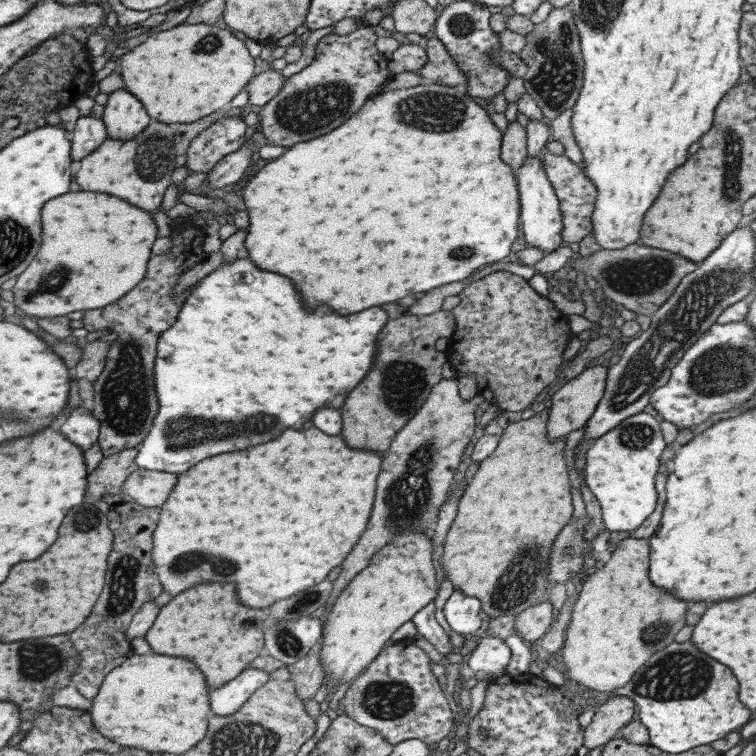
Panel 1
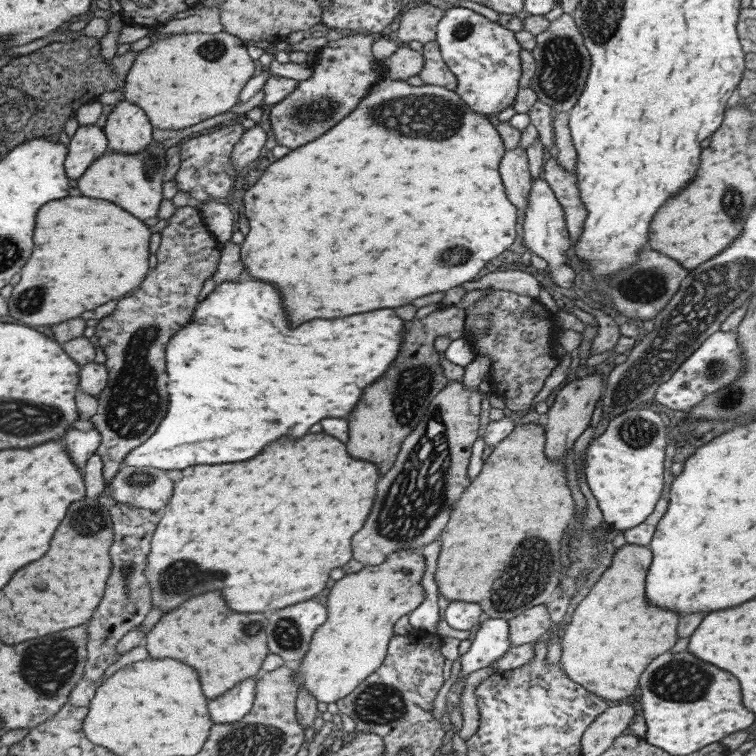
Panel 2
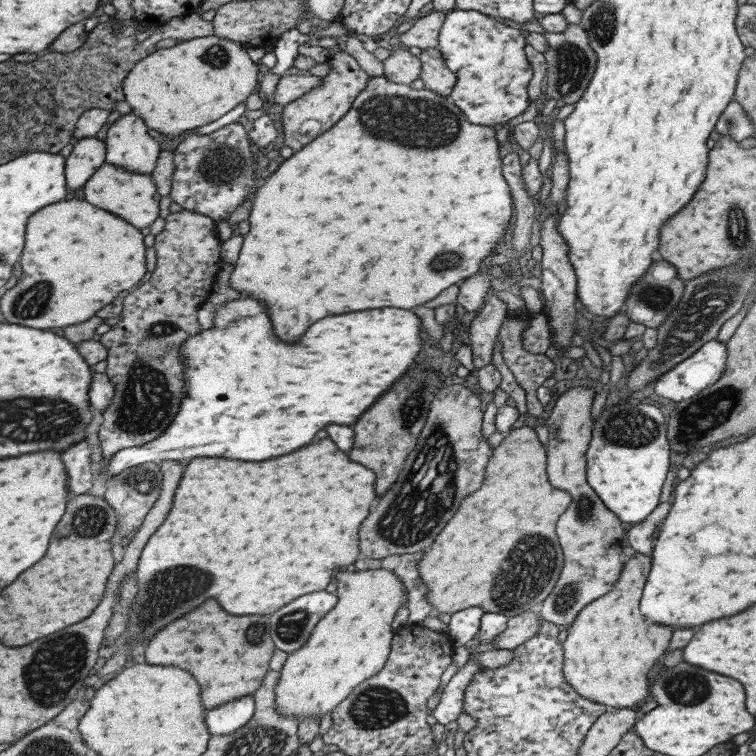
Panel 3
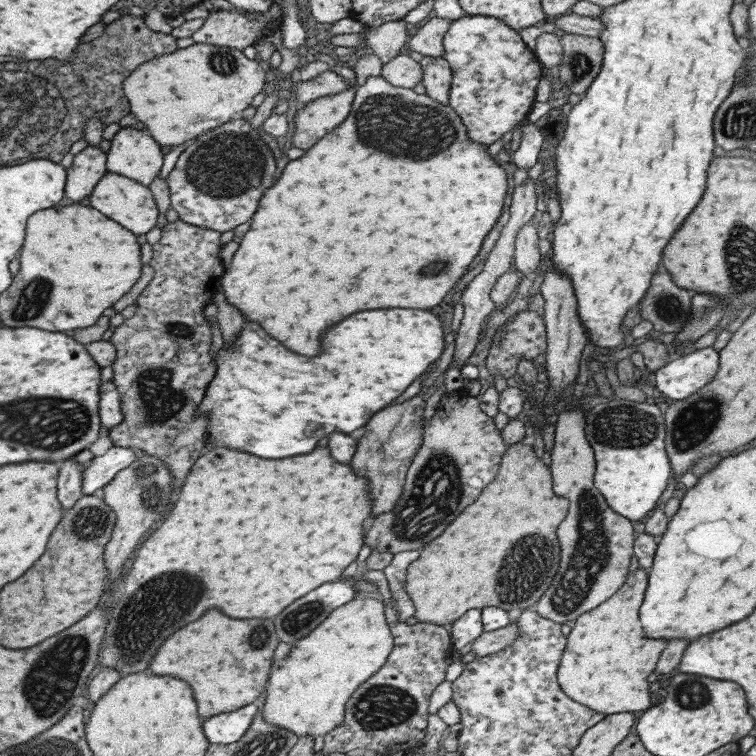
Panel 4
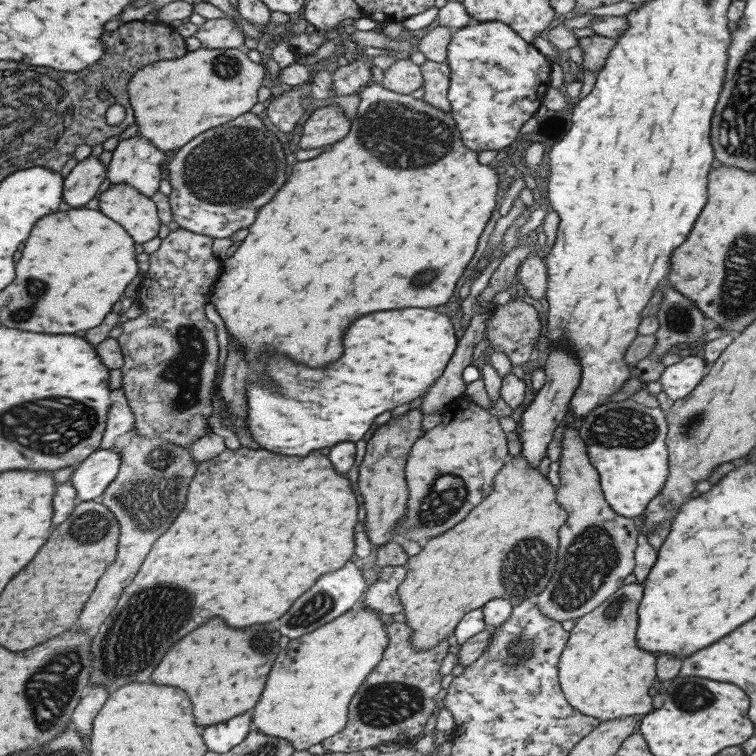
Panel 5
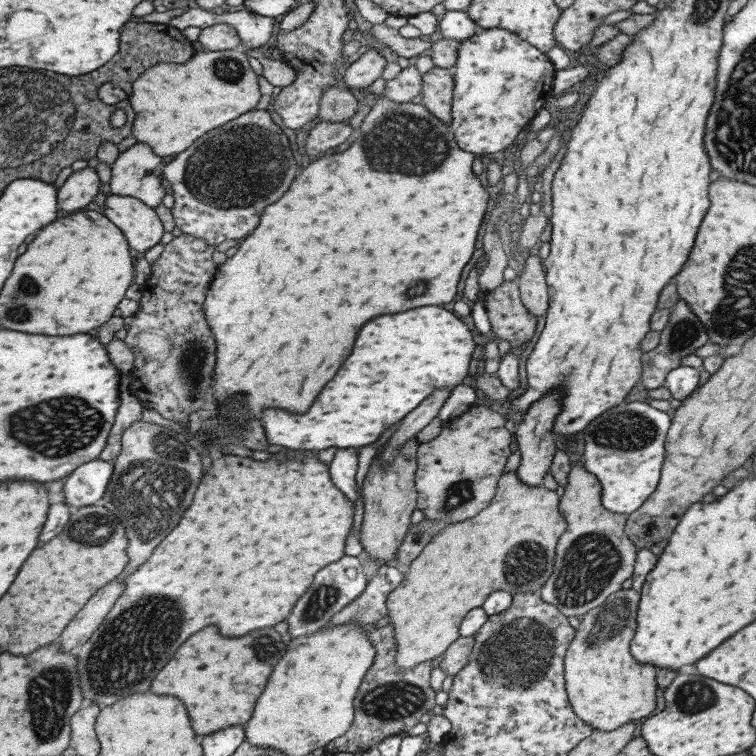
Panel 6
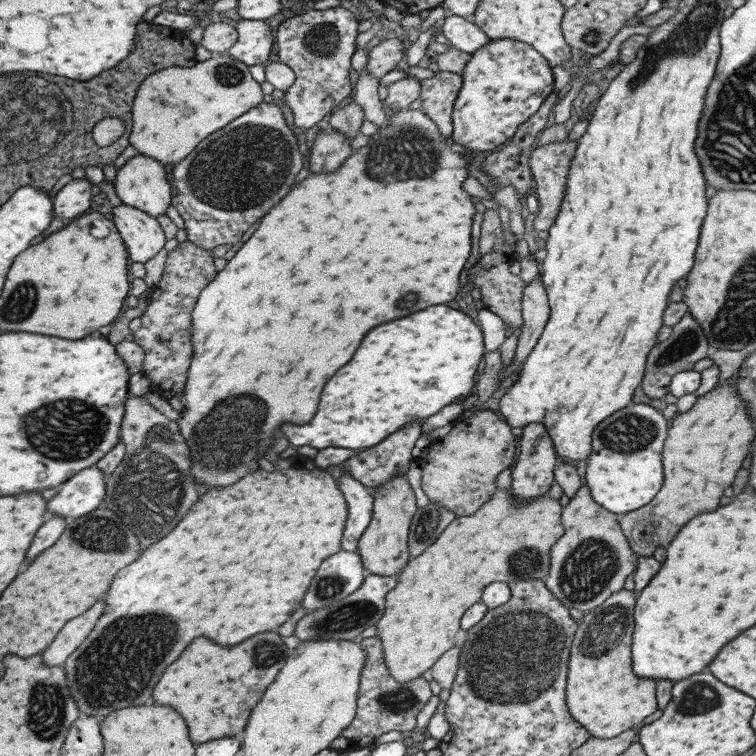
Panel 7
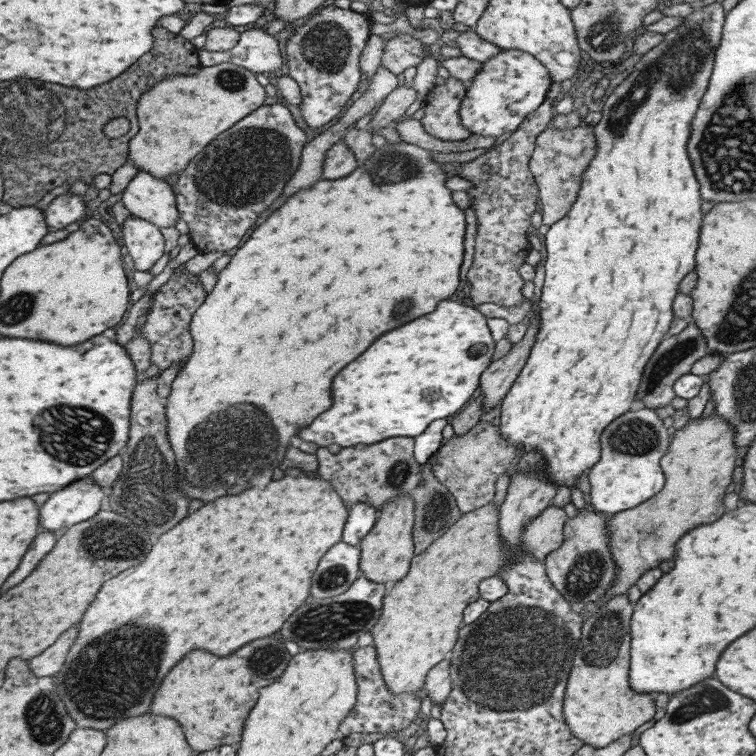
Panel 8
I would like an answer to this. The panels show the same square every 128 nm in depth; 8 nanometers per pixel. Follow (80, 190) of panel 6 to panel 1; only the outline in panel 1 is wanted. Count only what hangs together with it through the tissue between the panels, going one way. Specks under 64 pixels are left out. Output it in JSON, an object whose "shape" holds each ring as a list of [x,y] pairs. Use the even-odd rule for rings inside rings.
{"shape":[[[81,116],[74,130],[69,133],[71,160],[82,160],[90,156],[90,152],[100,148],[100,144],[108,138],[107,128],[101,119],[94,116]]]}

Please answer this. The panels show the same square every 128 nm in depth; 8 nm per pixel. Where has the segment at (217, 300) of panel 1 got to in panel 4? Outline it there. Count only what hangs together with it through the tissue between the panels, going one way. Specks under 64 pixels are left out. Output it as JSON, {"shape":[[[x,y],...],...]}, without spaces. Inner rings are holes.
{"shape":[[[396,308],[396,310],[366,310],[344,318],[340,324],[328,328],[322,336],[322,352],[314,358],[290,352],[280,342],[272,340],[258,324],[246,322],[242,334],[232,344],[224,344],[213,356],[218,366],[199,412],[207,412],[206,444],[228,444],[260,458],[288,458],[308,454],[316,448],[320,438],[330,432],[350,434],[362,428],[372,414],[394,402],[432,362],[440,360],[445,349],[442,322],[426,310]],[[111,447],[102,456],[96,456],[90,466],[83,469],[83,494],[92,495],[104,488],[121,470],[128,468],[139,457],[137,450]]]}

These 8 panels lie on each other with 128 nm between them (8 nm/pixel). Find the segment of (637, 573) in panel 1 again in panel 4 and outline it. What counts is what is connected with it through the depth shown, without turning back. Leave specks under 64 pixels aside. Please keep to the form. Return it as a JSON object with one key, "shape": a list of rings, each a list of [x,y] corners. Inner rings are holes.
{"shape":[[[638,568],[628,574],[619,591],[598,607],[581,614],[572,624],[557,670],[557,681],[565,696],[604,716],[636,712],[652,707],[648,676],[656,668],[666,640],[652,640],[644,633],[639,608],[649,574]]]}

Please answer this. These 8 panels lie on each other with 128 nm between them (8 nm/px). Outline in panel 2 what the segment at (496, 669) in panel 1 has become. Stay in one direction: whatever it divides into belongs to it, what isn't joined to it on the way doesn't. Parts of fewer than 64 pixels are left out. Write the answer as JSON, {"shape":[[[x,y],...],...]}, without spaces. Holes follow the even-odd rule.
{"shape":[[[486,619],[476,631],[471,647],[461,656],[462,668],[459,675],[468,676],[480,668],[491,666],[494,660],[502,658],[512,646],[506,619]]]}

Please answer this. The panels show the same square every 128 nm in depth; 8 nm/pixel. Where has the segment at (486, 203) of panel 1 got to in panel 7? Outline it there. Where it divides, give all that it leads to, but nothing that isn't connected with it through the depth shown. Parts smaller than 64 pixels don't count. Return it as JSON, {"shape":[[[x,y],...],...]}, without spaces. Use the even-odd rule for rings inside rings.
{"shape":[[[405,109],[388,118],[388,126],[382,126],[377,134],[372,135],[368,146],[354,150],[352,156],[344,161],[344,164],[336,172],[322,172],[322,174],[310,174],[306,180],[302,180],[298,186],[294,186],[286,198],[282,198],[276,208],[272,208],[258,224],[258,230],[252,234],[252,238],[246,240],[246,244],[240,248],[240,252],[229,260],[223,271],[218,271],[216,276],[207,284],[207,287],[199,294],[197,303],[192,311],[192,342],[195,350],[194,359],[190,365],[185,389],[182,397],[186,402],[186,411],[182,419],[177,423],[181,435],[188,443],[192,456],[192,476],[196,482],[204,482],[206,486],[228,486],[234,484],[244,474],[258,468],[256,458],[262,456],[264,450],[268,450],[268,444],[272,442],[278,424],[282,422],[294,422],[294,424],[306,424],[312,420],[320,392],[326,384],[326,380],[338,372],[356,352],[366,332],[378,324],[408,316],[412,312],[418,312],[422,308],[428,308],[432,304],[444,304],[450,300],[456,302],[458,294],[458,276],[470,256],[470,240],[472,240],[472,218],[476,214],[474,204],[477,204],[468,192],[462,190],[462,182],[468,177],[466,158],[457,149],[448,146],[449,140],[444,138],[436,124],[420,110]]]}

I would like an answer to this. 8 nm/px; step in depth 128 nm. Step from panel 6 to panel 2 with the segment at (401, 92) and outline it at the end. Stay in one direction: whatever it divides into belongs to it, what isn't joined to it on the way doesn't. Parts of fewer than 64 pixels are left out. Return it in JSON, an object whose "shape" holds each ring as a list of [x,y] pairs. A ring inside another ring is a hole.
{"shape":[[[398,47],[398,50],[386,58],[383,67],[385,76],[392,80],[403,80],[416,76],[423,69],[423,54],[410,49],[410,47]]]}

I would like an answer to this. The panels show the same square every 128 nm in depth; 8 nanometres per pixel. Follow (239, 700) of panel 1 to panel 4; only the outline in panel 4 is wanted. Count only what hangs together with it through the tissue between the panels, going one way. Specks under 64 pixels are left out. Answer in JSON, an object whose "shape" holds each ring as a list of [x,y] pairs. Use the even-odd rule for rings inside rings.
{"shape":[[[253,703],[238,708],[236,712],[211,716],[203,721],[204,734],[209,742],[230,744],[239,741],[252,724],[257,712],[258,708]]]}

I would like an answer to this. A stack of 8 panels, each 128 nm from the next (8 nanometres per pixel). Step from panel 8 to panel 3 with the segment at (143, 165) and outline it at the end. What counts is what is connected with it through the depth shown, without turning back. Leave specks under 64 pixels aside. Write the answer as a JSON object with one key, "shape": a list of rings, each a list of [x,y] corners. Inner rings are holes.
{"shape":[[[203,36],[156,49],[141,58],[123,80],[125,101],[146,126],[174,136],[206,126],[231,112],[258,91],[258,67],[240,43]]]}

